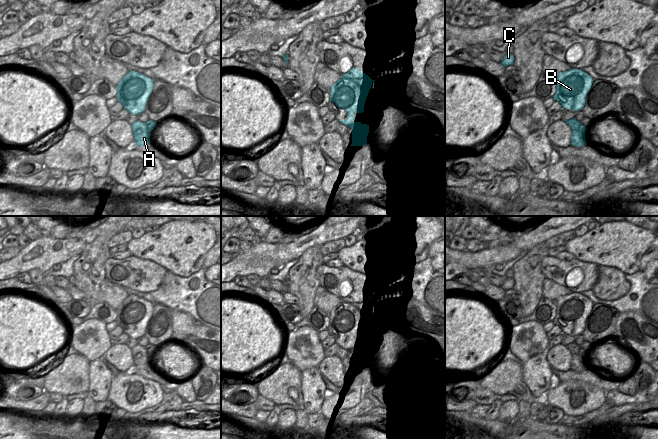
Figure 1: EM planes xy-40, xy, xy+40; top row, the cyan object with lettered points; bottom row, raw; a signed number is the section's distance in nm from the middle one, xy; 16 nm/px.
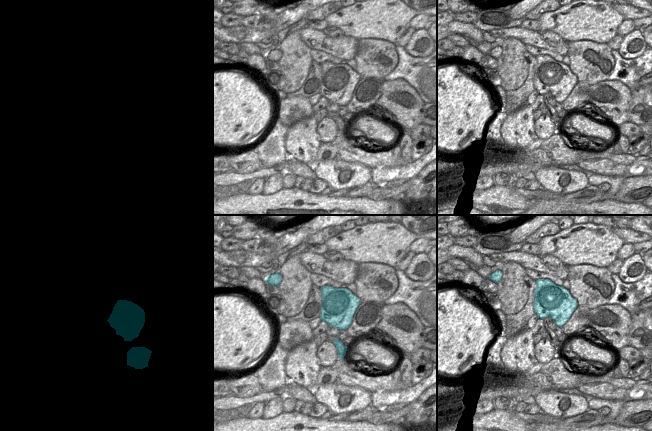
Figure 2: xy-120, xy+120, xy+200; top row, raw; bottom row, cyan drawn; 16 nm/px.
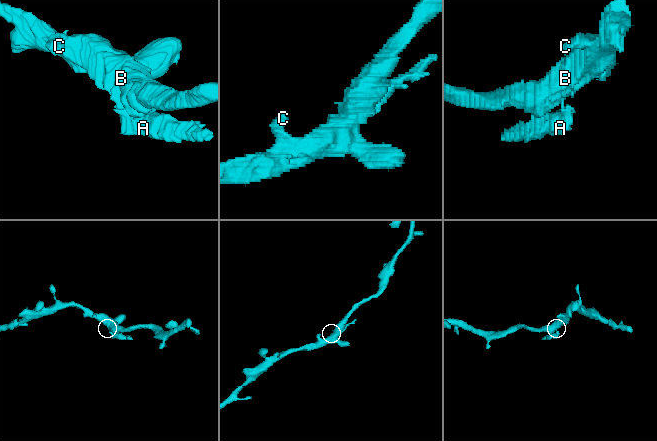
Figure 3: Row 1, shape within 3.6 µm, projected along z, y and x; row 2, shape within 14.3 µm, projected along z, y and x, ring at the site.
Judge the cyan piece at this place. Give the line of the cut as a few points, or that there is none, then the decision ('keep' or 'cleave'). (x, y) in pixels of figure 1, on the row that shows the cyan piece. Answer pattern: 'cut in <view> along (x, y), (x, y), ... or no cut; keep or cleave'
no cut; keep

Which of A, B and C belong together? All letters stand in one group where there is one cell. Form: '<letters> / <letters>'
A B C

